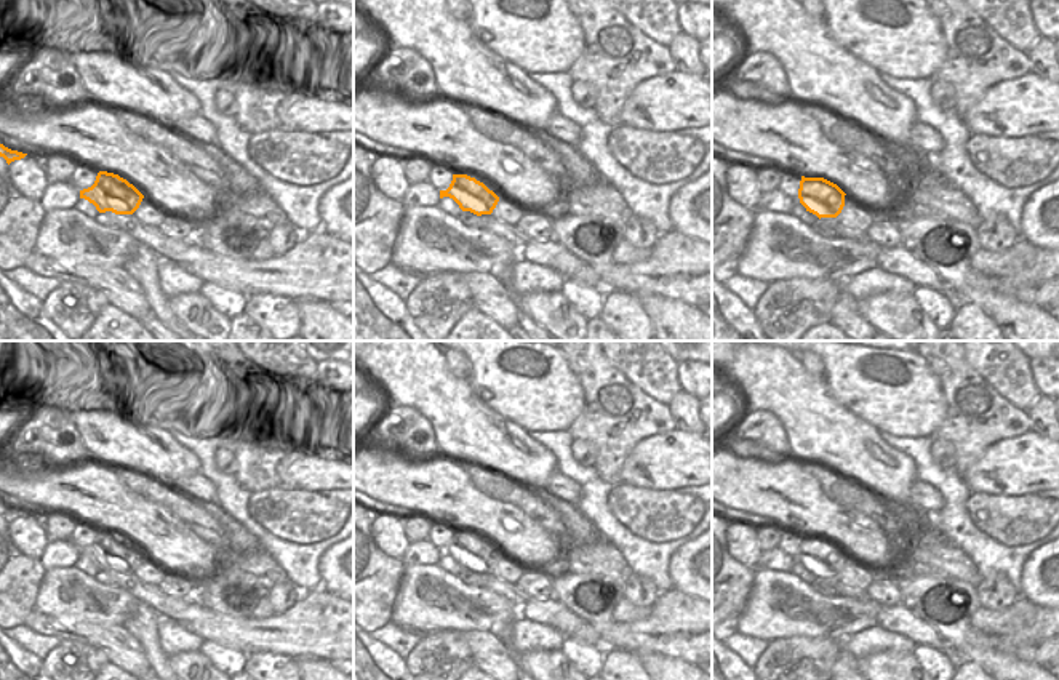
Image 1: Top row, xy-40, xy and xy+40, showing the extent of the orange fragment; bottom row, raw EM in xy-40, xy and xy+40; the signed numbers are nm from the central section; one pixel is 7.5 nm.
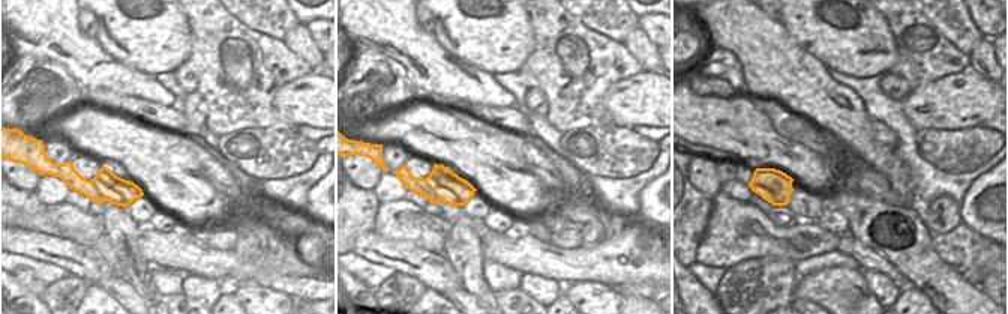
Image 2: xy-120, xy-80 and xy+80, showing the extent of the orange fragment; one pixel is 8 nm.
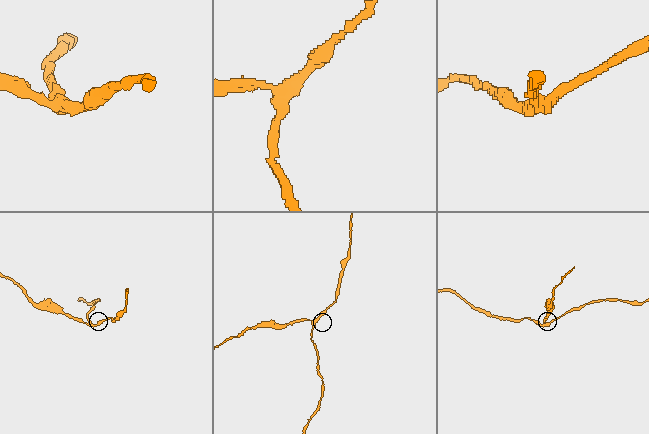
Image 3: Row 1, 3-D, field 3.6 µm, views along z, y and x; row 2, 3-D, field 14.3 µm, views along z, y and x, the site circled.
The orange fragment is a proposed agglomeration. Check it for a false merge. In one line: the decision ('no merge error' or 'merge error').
merge error

